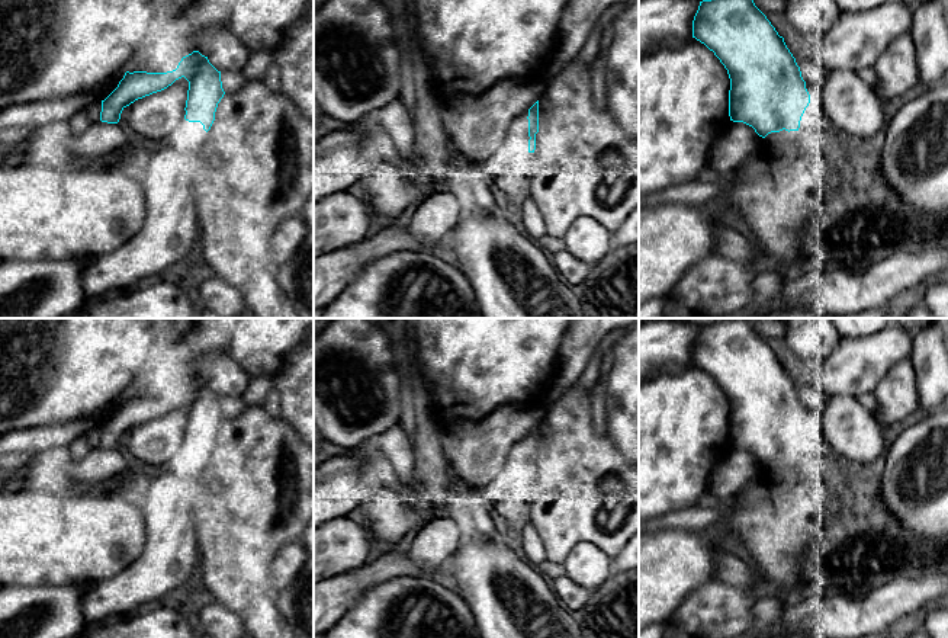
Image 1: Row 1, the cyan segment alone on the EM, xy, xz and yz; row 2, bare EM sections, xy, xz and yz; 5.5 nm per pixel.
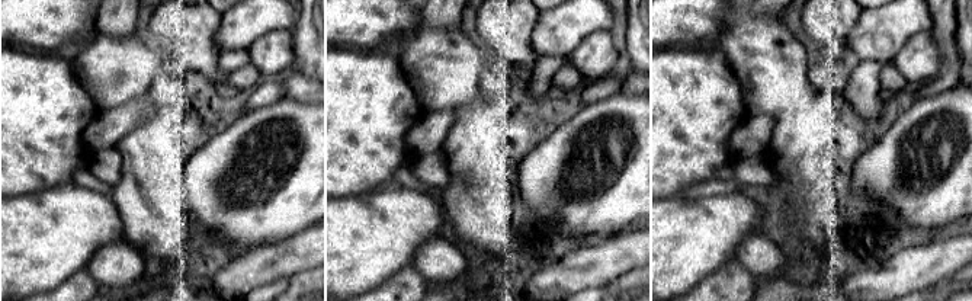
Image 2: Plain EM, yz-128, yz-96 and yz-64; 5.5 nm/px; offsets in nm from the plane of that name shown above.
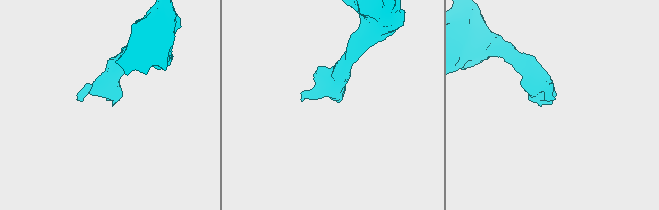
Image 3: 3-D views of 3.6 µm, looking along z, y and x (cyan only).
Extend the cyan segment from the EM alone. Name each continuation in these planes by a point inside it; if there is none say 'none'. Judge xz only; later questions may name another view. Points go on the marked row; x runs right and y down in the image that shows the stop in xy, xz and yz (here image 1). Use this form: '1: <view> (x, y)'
1: xz (517, 132)

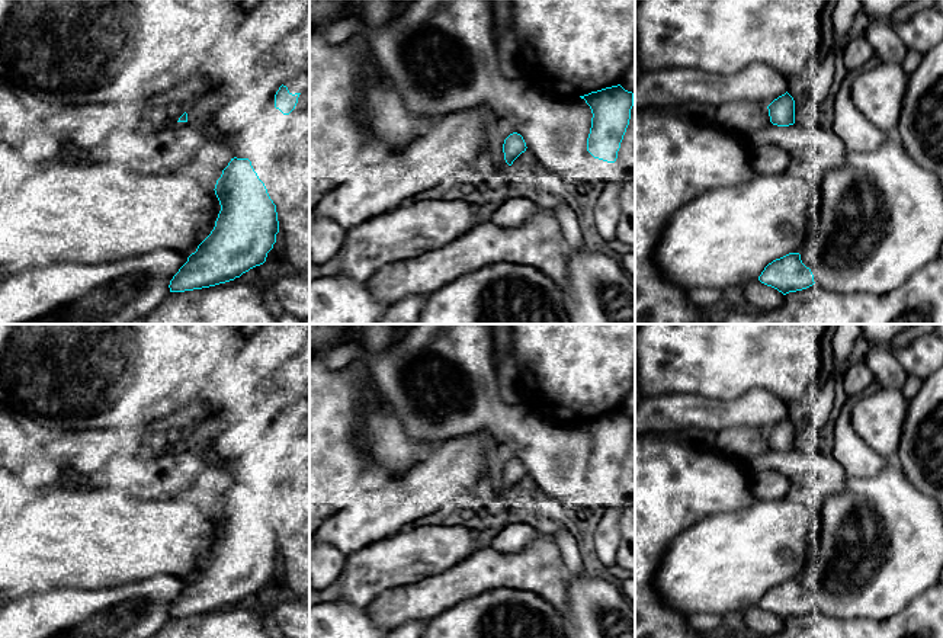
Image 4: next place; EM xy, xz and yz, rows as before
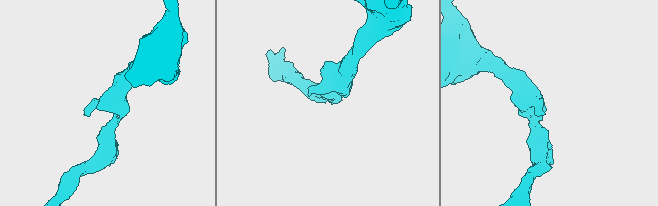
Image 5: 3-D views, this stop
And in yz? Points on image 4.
none

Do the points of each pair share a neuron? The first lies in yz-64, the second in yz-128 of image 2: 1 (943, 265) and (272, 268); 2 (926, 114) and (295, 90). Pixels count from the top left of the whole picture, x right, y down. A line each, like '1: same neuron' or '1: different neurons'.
1: same neuron
2: different neurons

